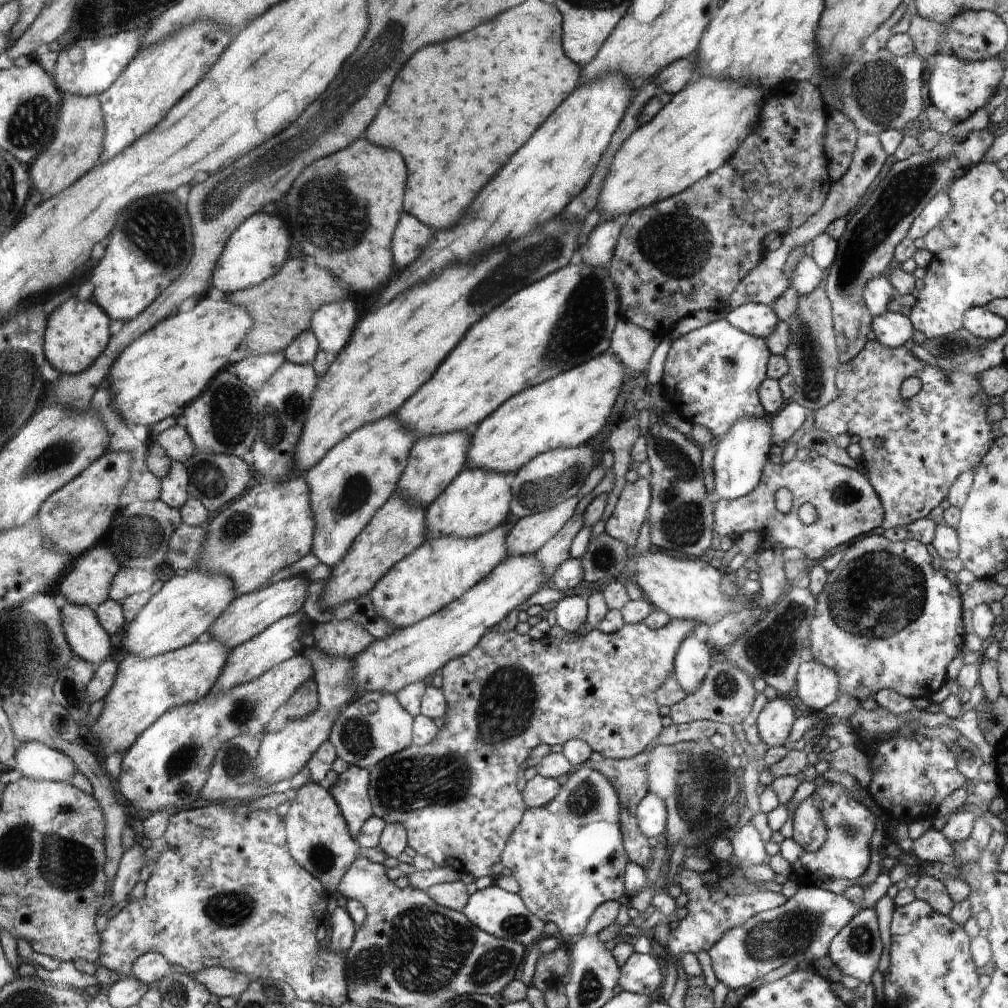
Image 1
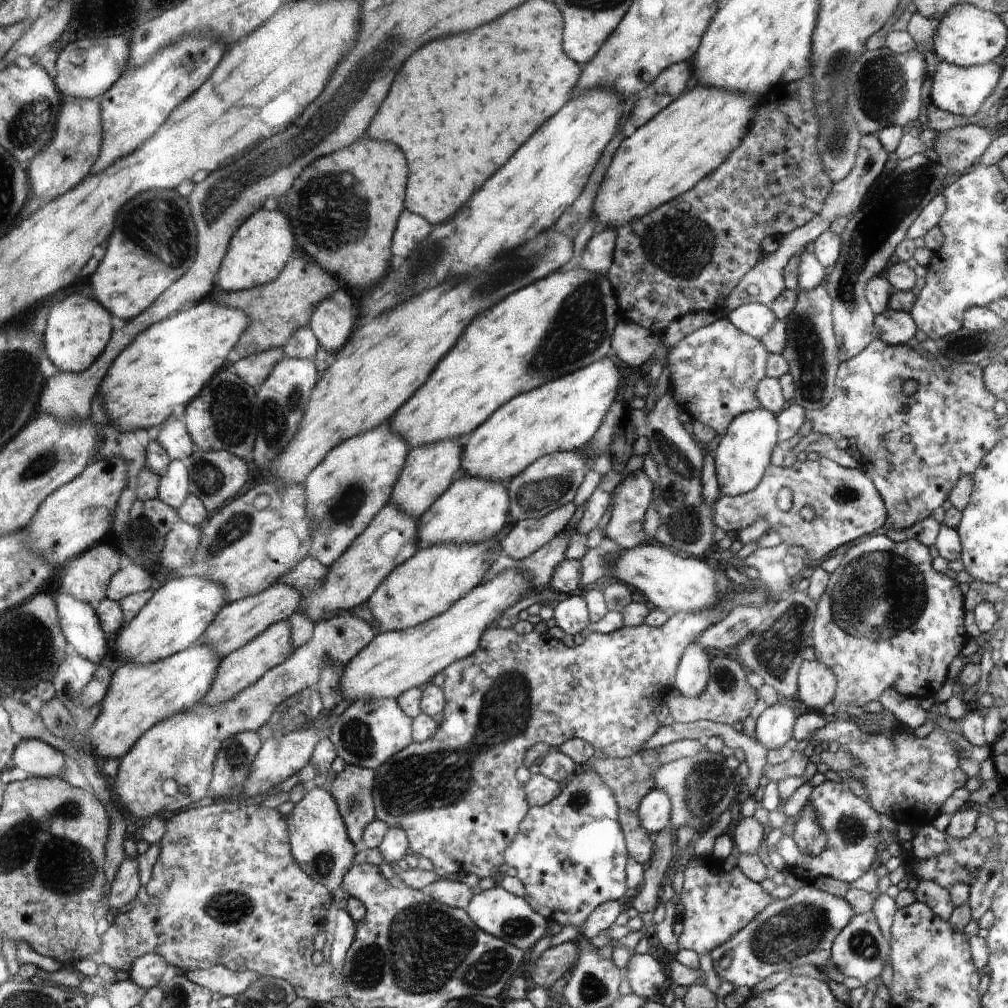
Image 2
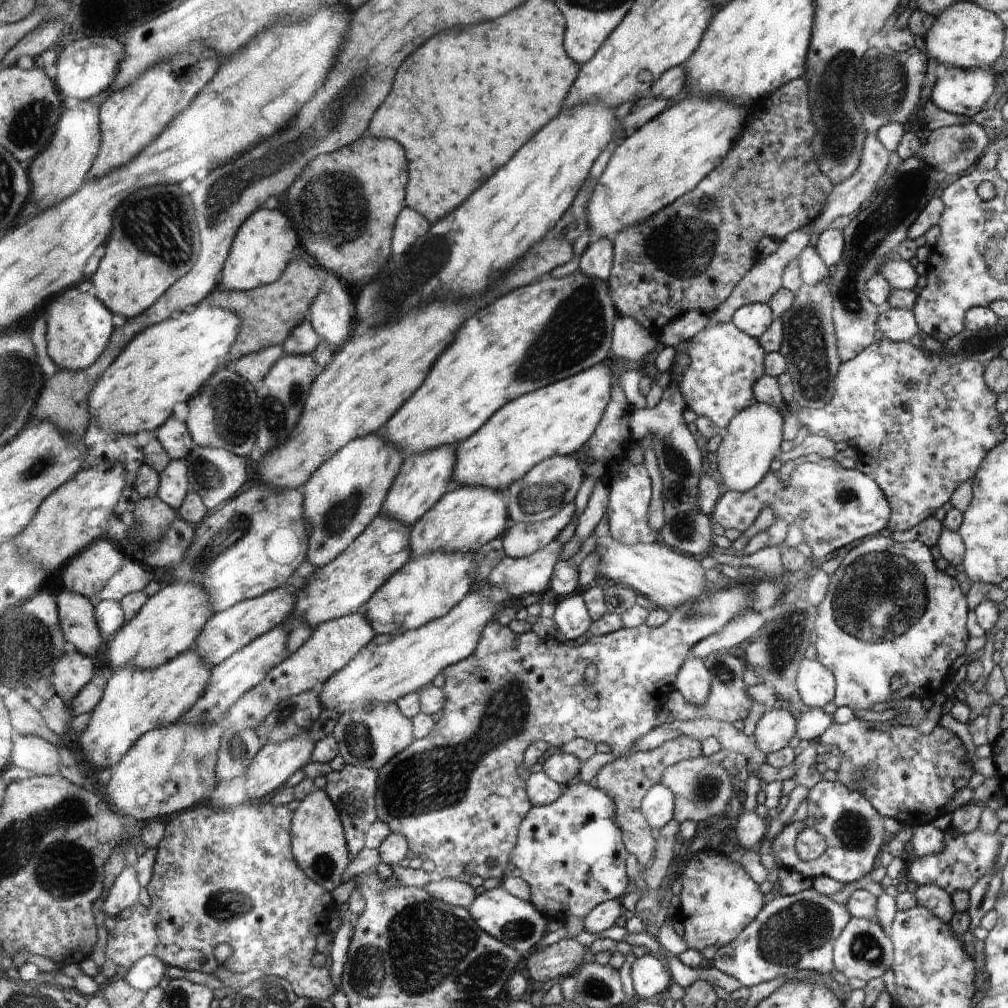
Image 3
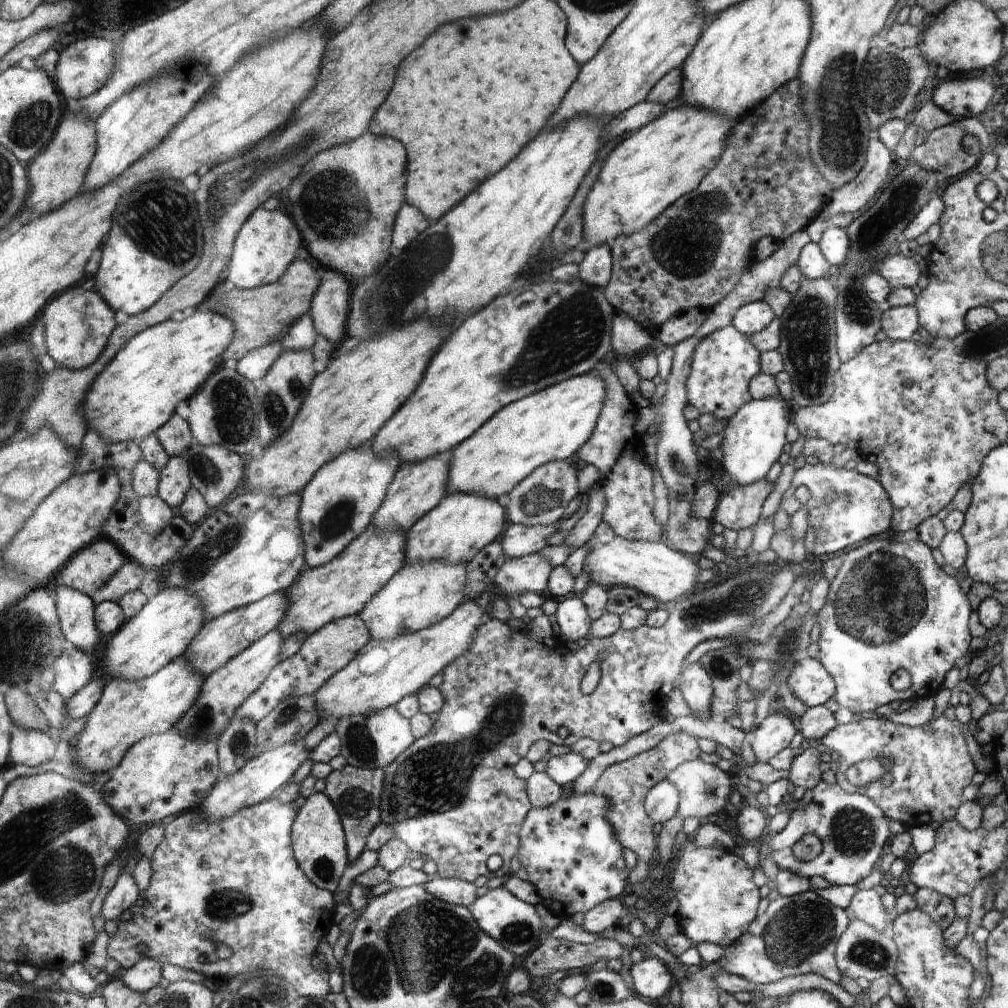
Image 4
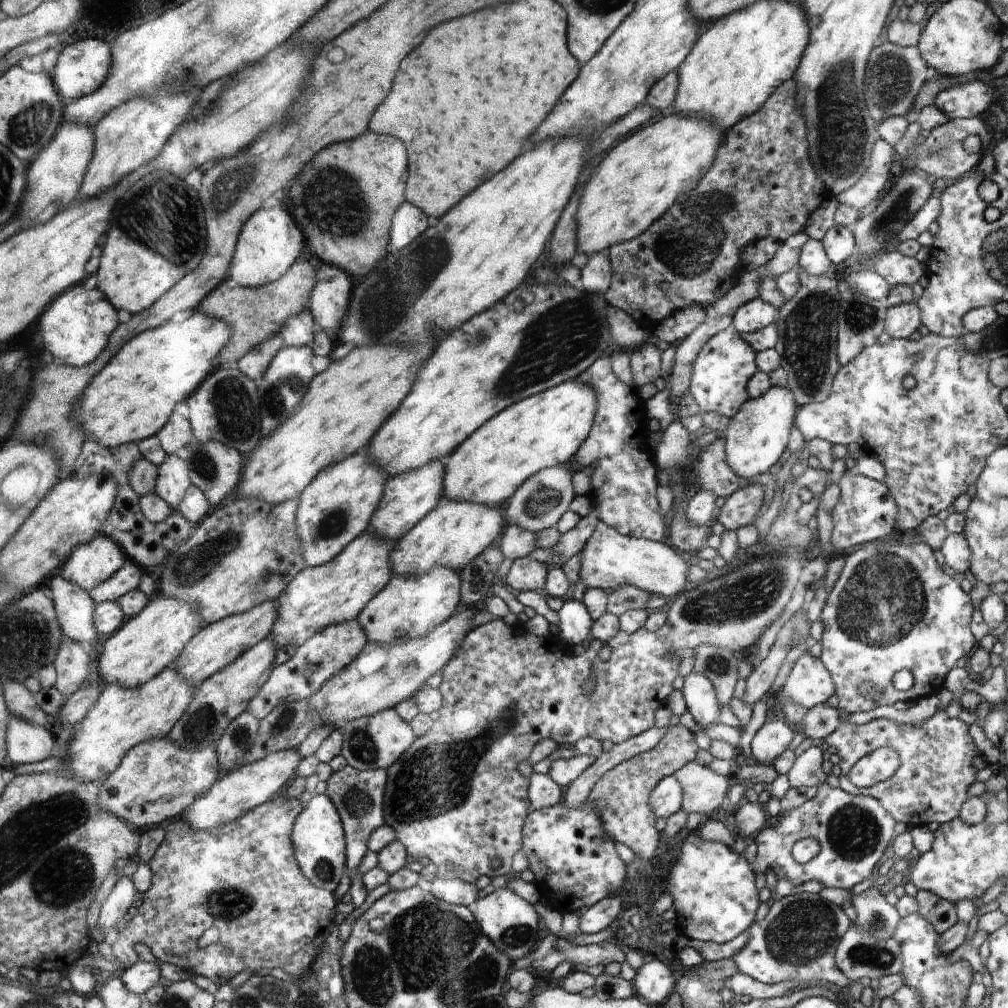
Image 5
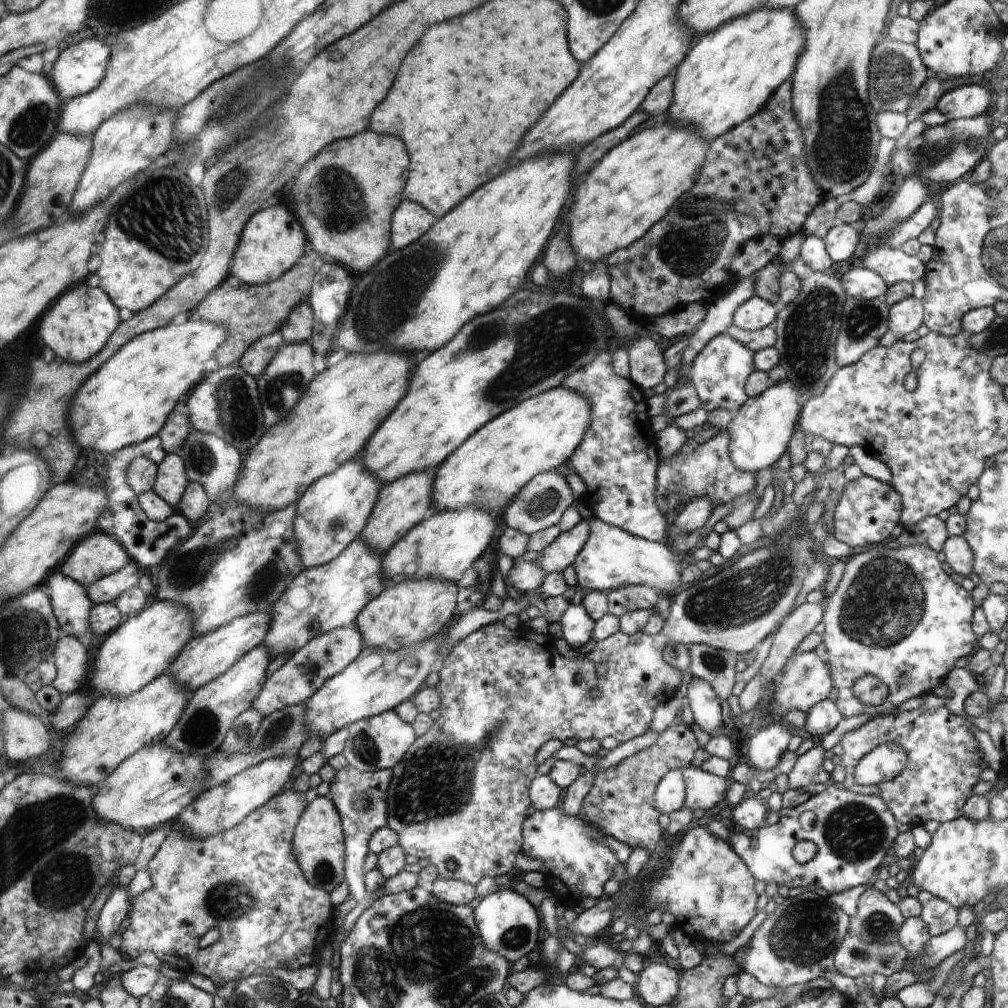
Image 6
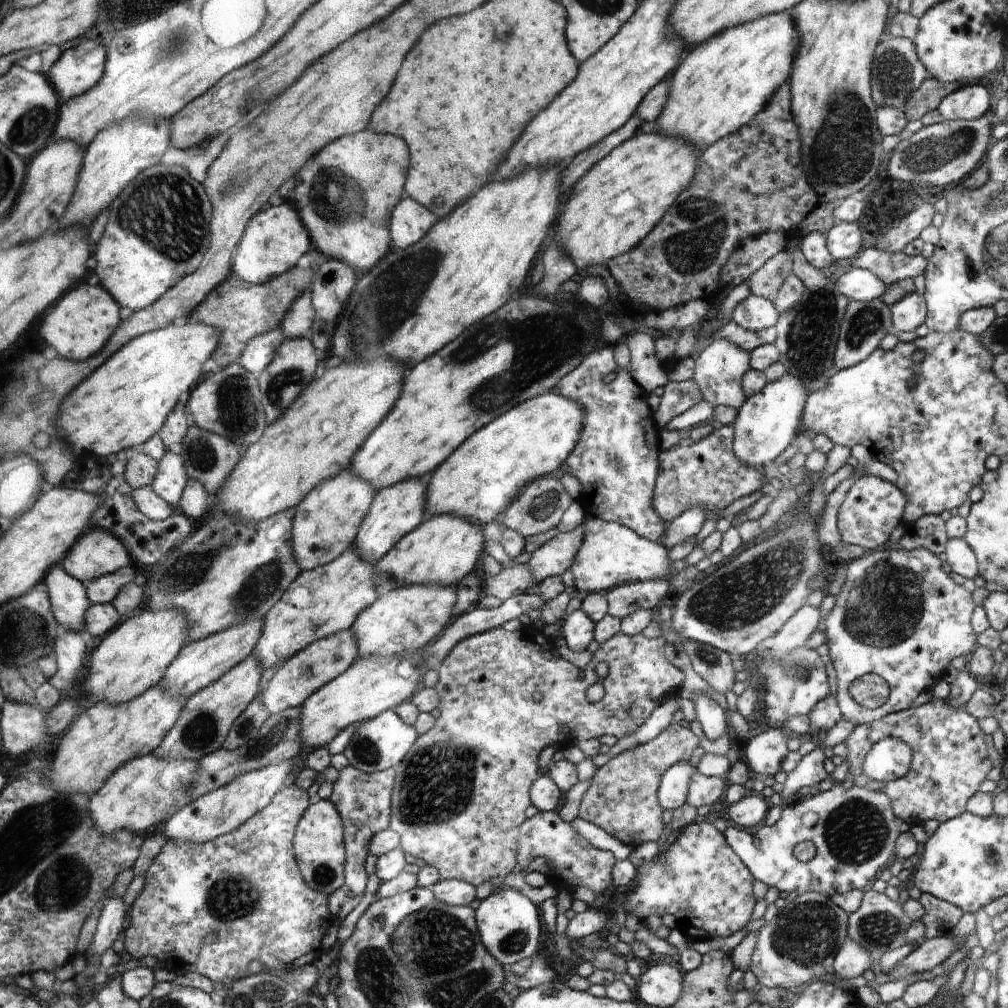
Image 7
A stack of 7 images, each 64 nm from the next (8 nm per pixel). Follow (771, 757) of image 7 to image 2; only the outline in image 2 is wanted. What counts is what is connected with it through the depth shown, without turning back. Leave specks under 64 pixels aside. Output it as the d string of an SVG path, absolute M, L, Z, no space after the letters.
M781 699L766 708L756 722L755 738L767 750L783 747L793 737L797 718L790 705L782 704L783 702Z

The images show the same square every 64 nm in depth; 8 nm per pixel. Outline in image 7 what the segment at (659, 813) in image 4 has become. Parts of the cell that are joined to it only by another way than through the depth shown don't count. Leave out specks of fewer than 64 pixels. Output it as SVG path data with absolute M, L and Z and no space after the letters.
M688 761L677 762L664 771L657 792L658 802L663 810L674 810L687 802L690 779L696 772L697 768Z

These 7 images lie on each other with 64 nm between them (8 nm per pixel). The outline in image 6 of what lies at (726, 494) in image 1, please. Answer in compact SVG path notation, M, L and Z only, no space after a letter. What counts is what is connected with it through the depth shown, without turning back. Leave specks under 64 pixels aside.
M788 379L769 386L758 396L748 397L746 404L725 428L731 438L729 450L732 462L740 470L751 473L774 464L786 452L788 442L796 430L798 416L801 416L798 390Z

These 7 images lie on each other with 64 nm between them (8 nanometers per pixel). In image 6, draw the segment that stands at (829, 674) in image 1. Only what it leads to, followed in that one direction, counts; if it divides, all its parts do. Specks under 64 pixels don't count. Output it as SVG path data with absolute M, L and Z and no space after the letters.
M806 651L802 653L796 653L786 661L786 664L783 666L783 669L774 684L774 700L773 700L773 709L776 713L785 715L788 713L788 710L792 708L797 709L801 712L808 712L814 708L814 704L819 704L820 700L826 700L826 696L830 694L832 690L832 680L828 676L828 668L826 664L816 656L816 652Z

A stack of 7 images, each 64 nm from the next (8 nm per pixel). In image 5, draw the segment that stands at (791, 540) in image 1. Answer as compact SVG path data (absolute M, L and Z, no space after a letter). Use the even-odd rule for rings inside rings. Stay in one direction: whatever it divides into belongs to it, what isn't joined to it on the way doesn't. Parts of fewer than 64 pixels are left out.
M806 468L806 472L798 478L793 478L793 486L788 499L788 510L797 511L803 503L800 500L800 490L806 488L814 496L824 493L826 486L835 481L840 487L840 499L831 512L833 530L830 543L834 549L856 550L856 546L866 546L868 542L876 542L886 538L892 538L892 534L897 534L896 518L898 518L899 508L896 506L895 498L892 498L891 490L882 483L872 480L862 474L845 471L841 478L828 474L828 470L821 468ZM763 481L749 483L744 488L736 490L735 494L730 494L728 498L719 503L721 511L718 522L726 530L734 532L755 523L761 514L764 494Z

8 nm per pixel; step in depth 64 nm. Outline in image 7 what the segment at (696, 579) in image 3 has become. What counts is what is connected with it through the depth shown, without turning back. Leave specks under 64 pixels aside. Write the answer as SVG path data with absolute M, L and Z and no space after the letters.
M586 513L584 524L583 542L570 568L578 589L606 593L624 583L660 579L669 574L669 550L664 545L642 538L620 523L604 522L594 514Z

